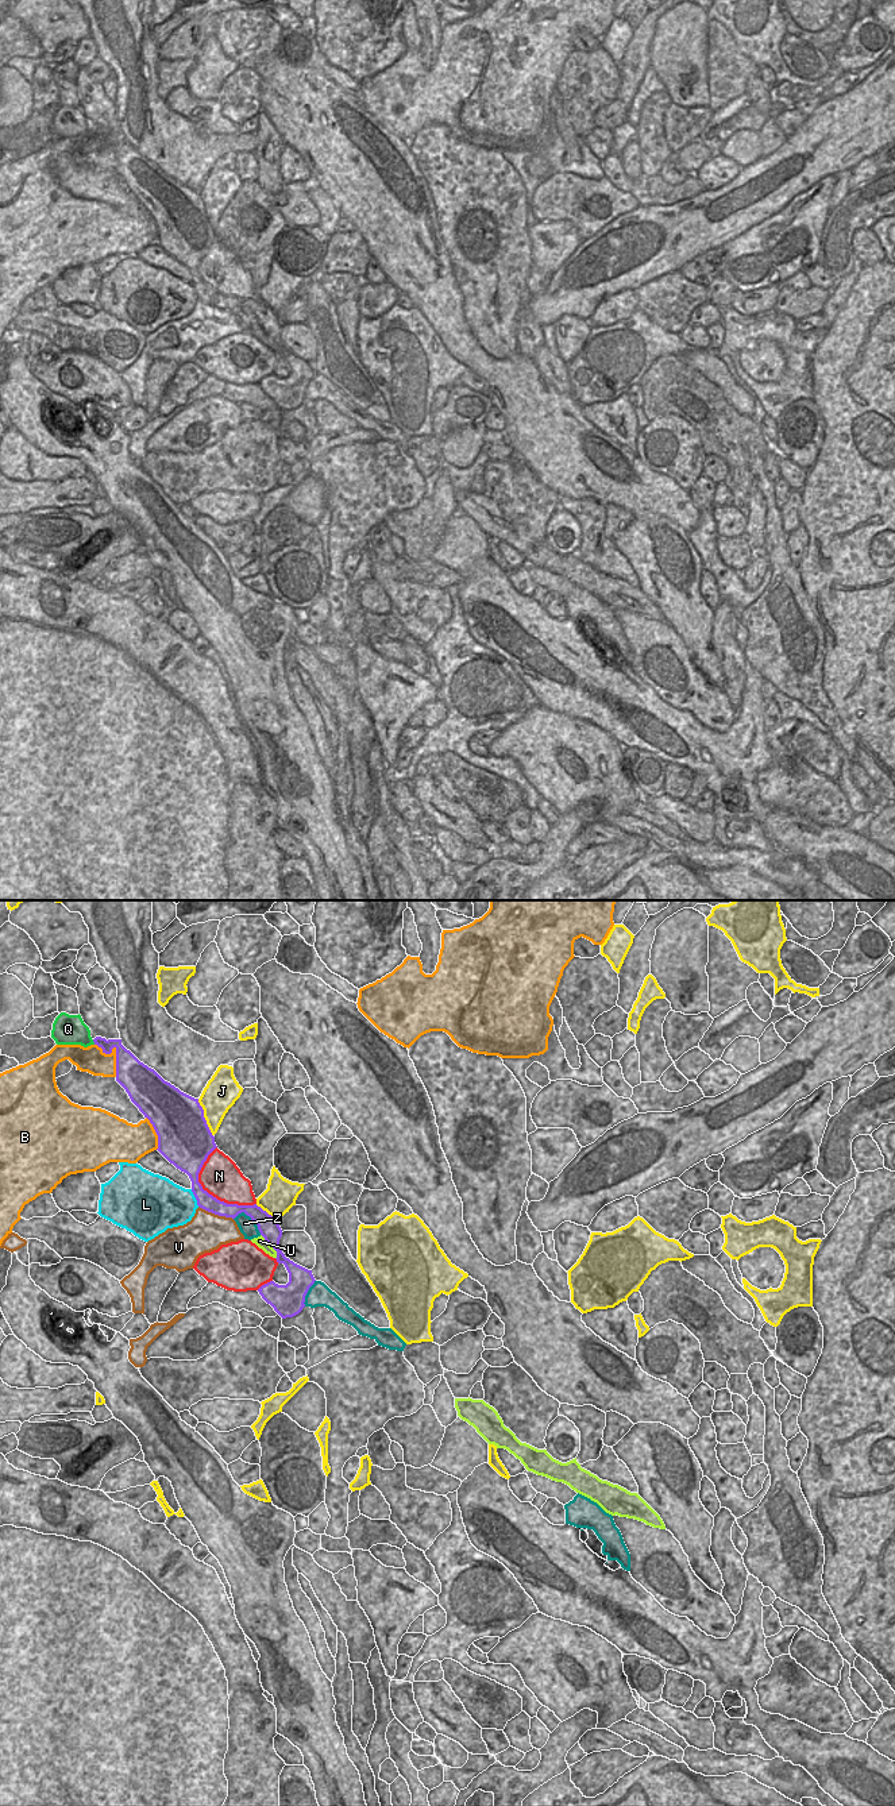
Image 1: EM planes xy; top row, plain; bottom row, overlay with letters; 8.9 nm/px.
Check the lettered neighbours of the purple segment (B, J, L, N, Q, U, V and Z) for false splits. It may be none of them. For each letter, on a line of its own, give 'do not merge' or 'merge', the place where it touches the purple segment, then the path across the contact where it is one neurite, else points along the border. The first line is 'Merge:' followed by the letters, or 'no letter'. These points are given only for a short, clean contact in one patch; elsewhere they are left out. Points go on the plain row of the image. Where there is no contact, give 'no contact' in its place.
Merge: Z
B: do not merge; contact xy (116, 145)
J: do not merge; contact xy (204, 211)
L: do not merge; contact xy (195, 289); border xy (191, 282), (199, 298)
N: do not merge; contact xy (207, 285)
Q: do not merge; contact xy (93, 134)
U: do not merge; contact xy (270, 338)
V: do not merge; contact xy (216, 307)
Z: merge; contact xy (250, 309)

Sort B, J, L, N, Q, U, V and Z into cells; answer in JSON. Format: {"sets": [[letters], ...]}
{"sets": [["B"], ["J"], ["L"], ["N"], ["Q"], ["U"], ["V"], ["Z"]]}

